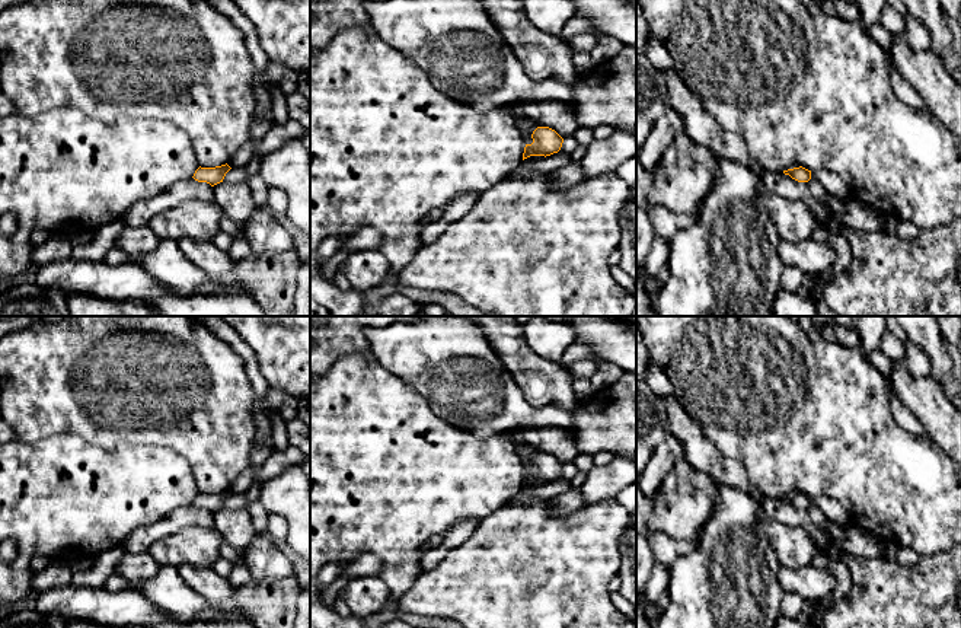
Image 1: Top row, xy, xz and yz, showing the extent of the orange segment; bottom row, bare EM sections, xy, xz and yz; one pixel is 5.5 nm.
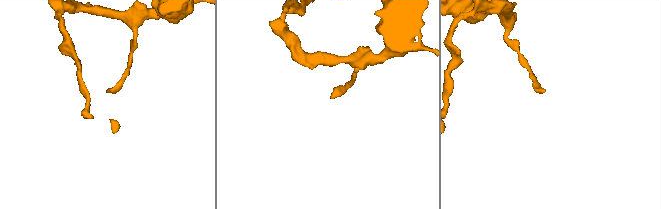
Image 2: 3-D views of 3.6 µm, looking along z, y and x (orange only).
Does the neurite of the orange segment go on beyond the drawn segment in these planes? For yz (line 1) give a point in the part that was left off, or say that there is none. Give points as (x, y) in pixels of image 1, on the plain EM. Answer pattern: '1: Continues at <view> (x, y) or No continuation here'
1: No continuation here

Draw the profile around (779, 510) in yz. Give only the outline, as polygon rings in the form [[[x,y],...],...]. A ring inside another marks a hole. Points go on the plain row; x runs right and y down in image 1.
[[[769,497],[763,498],[760,509],[770,520],[804,529],[815,542],[818,551],[828,555],[830,539],[812,523],[807,509],[798,509],[783,498]]]

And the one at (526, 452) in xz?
[[[518,431],[510,433],[507,436],[511,439],[513,444],[515,447],[515,452],[517,452],[517,455],[520,456],[520,459],[521,459],[521,462],[524,465],[524,469],[531,471],[533,469],[531,460],[537,455],[534,447],[524,443],[521,440],[521,434]]]

